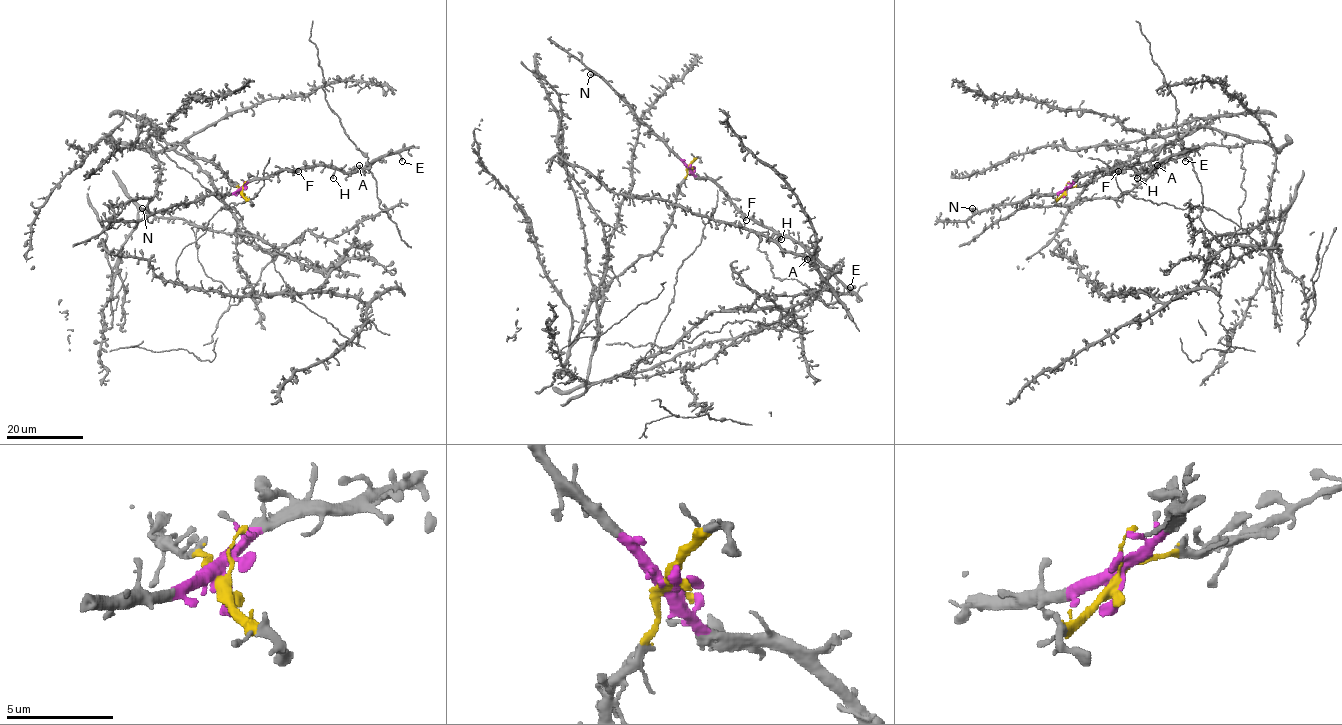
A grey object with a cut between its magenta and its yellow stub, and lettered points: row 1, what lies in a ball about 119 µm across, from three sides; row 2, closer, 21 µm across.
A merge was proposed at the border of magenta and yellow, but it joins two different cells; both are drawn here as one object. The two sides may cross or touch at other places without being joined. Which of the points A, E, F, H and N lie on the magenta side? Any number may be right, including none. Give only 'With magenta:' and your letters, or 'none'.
With magenta: A, E, F, H, N

